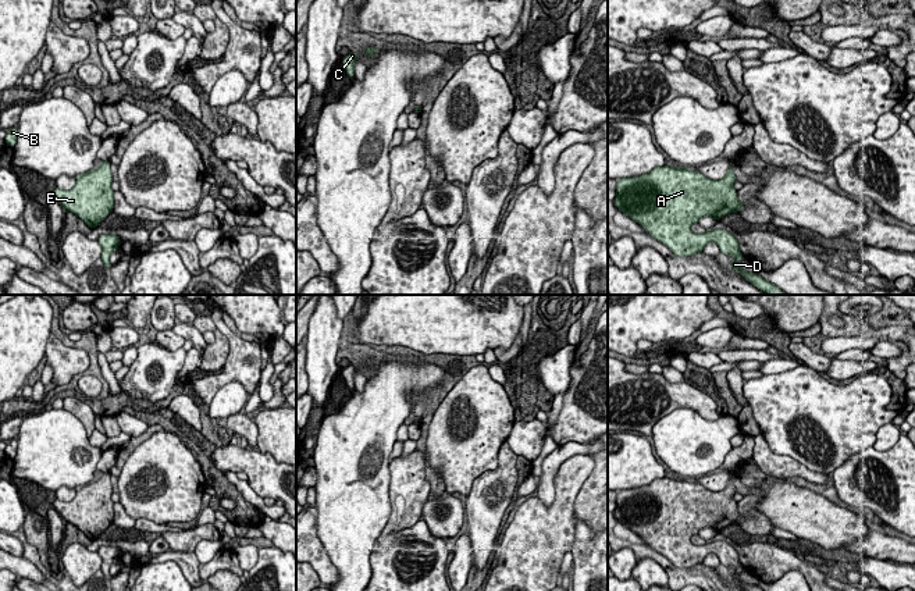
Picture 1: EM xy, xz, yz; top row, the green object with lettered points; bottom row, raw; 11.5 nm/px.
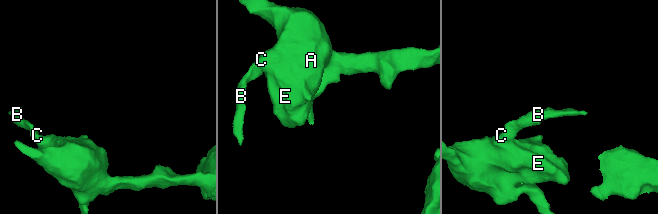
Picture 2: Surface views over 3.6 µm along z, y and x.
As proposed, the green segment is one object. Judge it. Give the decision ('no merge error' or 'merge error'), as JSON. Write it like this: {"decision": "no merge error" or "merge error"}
{"decision": "no merge error"}

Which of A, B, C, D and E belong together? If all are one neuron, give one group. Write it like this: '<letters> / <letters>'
A B C D E

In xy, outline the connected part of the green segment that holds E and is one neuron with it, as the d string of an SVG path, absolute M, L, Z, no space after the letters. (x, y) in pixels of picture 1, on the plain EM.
M103 473L97 481L75 488L75 498L70 502L56 499L53 508L64 523L78 527L89 540L96 540L114 521L114 502L111 501L111 474Z

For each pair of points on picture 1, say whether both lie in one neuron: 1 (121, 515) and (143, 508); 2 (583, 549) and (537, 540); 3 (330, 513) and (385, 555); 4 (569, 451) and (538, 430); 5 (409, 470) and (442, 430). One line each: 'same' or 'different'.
1: different
2: different
3: different
4: different
5: different

